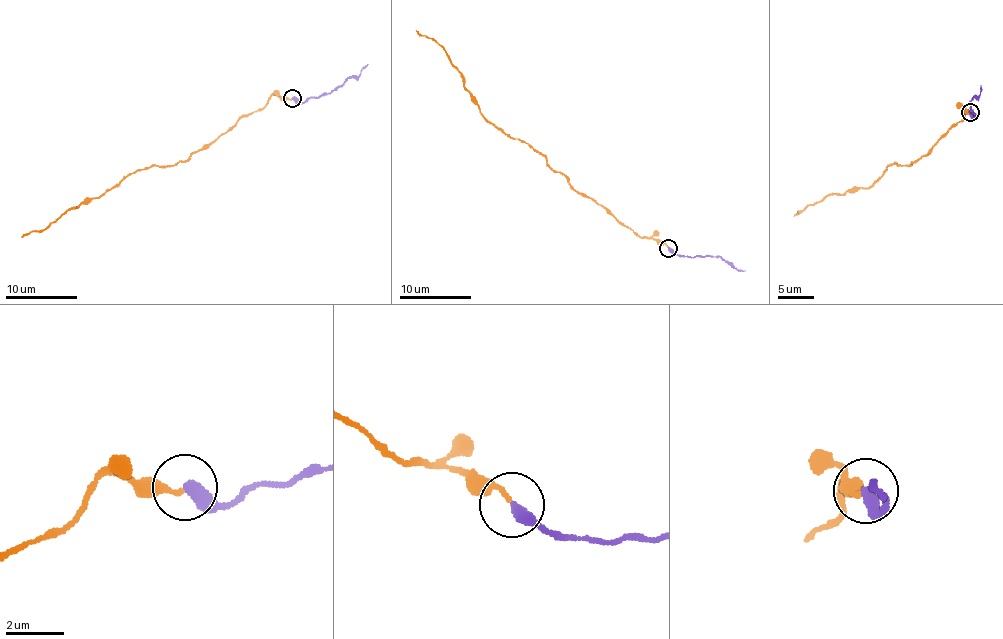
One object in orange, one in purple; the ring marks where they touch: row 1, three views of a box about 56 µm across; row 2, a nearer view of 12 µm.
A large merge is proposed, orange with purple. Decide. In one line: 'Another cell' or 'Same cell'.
Same cell

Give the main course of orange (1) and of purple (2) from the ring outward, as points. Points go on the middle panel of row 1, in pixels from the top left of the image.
1: (668, 247), (622, 225), (528, 144), (509, 137), (484, 117), (461, 72), (436, 43), (415, 31)
2: (668, 247), (685, 257), (720, 256), (745, 271)

